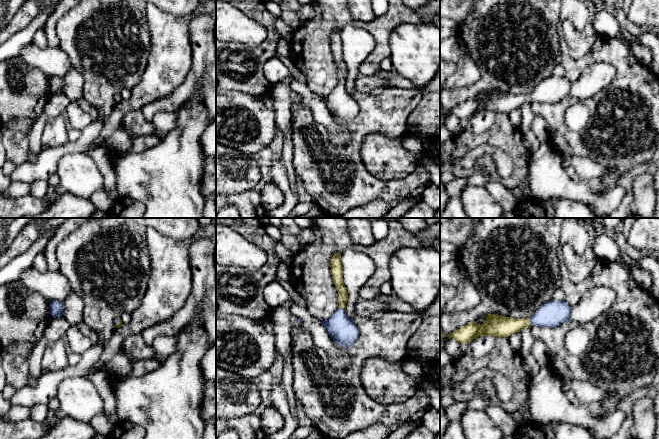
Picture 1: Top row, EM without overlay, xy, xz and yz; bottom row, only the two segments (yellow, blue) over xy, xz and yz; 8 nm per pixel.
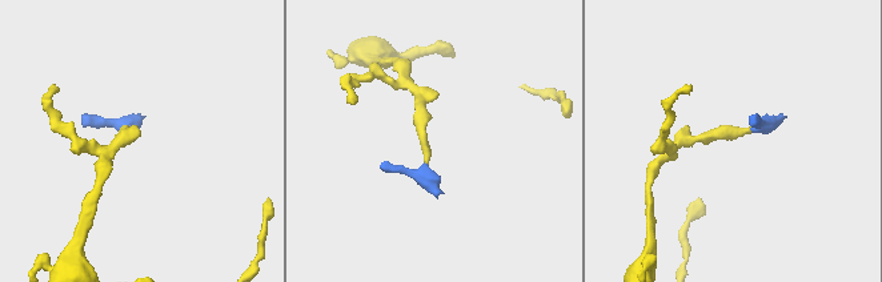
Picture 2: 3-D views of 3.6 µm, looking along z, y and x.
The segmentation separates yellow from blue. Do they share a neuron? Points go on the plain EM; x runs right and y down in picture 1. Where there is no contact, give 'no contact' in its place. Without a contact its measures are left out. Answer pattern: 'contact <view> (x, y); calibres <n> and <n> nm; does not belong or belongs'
contact yz (529, 98); calibres 180 and 220 nm; belongs

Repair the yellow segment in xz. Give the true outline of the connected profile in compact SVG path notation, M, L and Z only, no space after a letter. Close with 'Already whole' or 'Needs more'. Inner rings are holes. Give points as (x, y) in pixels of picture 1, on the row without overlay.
M337 28L330 37L331 51L339 70L339 84L330 94L322 97L322 101L334 118L341 124L351 123L359 113L359 105L346 89L348 68L343 58L343 42L341 40L341 29Z. Needs more

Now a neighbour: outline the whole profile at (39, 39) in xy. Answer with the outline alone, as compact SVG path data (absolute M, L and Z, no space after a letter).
M40 28L35 32L32 43L40 49L46 49L48 47L45 28Z

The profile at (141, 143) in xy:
M155 134L147 136L139 136L135 139L132 139L132 147L129 150L129 153L140 153L146 149L157 145L160 141L160 136Z

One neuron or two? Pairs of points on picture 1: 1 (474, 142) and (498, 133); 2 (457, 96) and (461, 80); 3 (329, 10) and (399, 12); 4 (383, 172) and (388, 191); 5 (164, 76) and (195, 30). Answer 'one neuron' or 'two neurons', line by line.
1: one neuron
2: two neurons
3: one neuron
4: two neurons
5: two neurons

